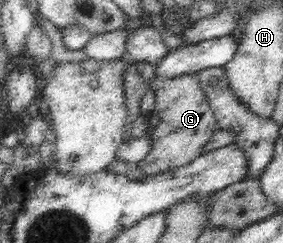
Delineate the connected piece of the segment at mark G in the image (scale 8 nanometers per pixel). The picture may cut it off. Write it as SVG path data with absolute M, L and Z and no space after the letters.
M193 73L176 77L154 75L147 83L155 93L154 109L147 117L149 124L146 135L149 136L150 151L138 162L138 166L143 176L155 176L165 174L201 156L205 144L211 141L220 129L215 113L209 106L209 99L201 89L198 75Z

